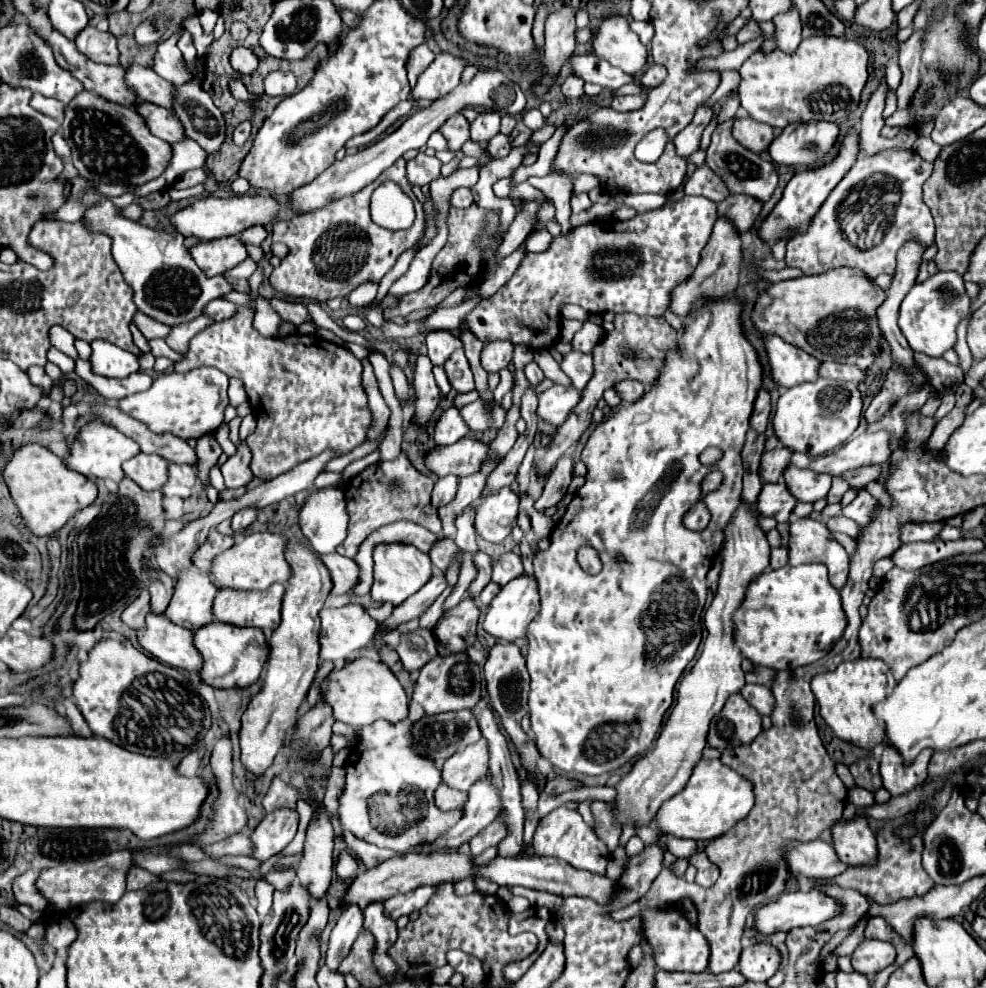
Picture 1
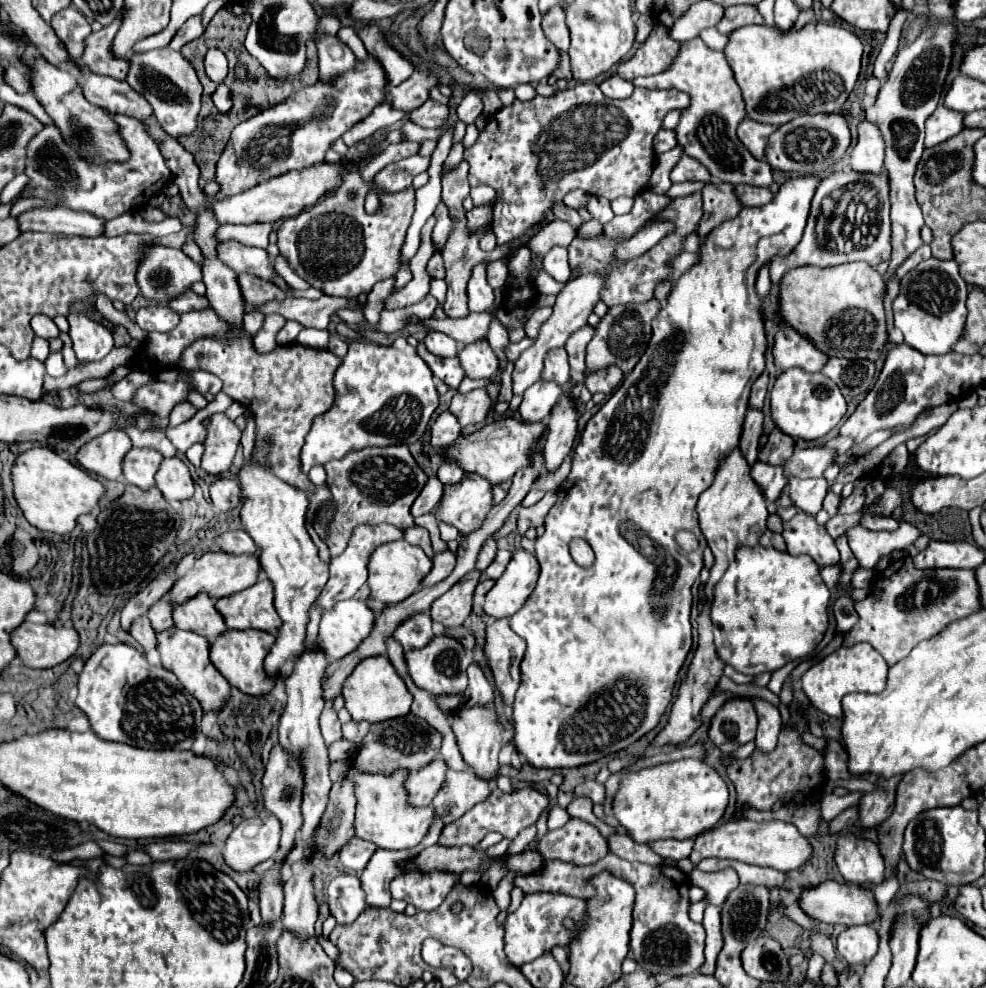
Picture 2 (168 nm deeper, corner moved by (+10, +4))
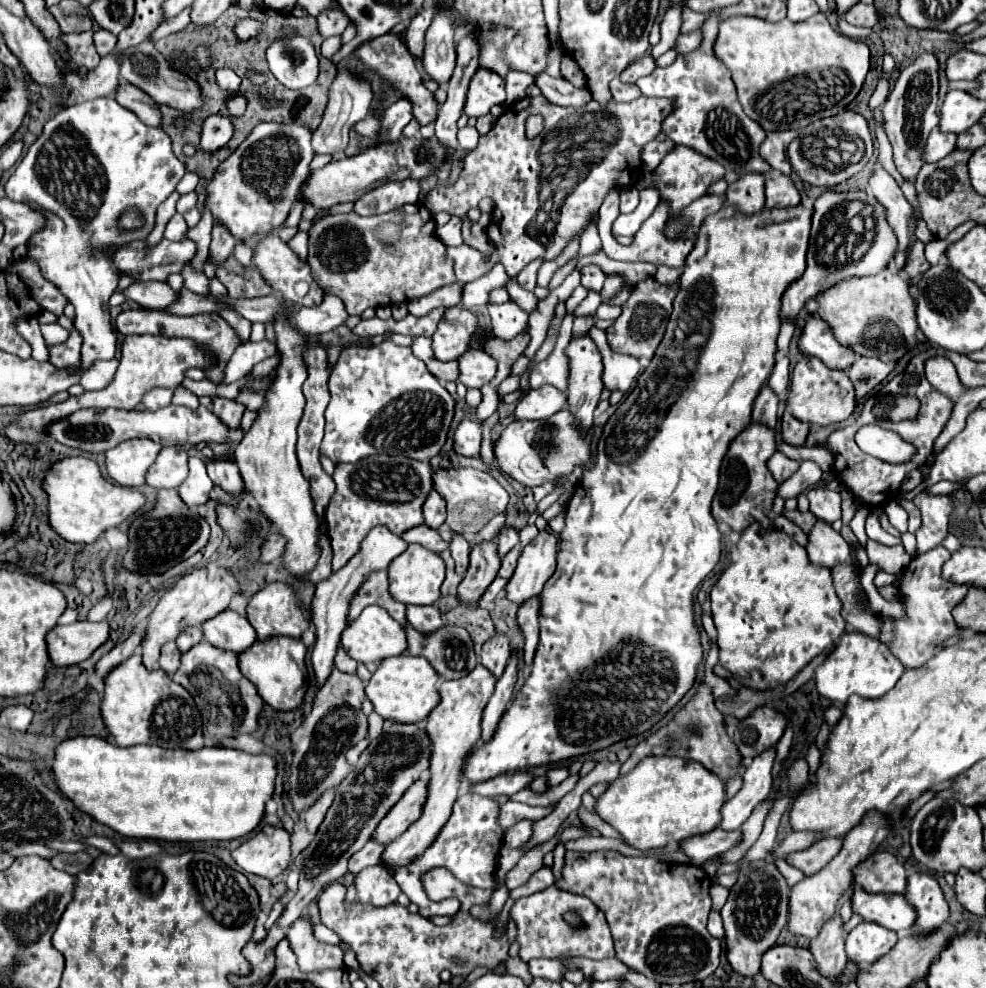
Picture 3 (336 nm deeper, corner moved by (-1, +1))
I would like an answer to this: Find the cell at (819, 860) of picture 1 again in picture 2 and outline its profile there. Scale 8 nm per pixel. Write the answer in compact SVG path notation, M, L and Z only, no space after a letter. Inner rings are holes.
M730 820L724 822L710 832L702 832L694 838L694 850L690 854L692 862L700 862L702 858L732 858L746 864L770 866L780 872L796 870L808 862L812 854L812 846L808 840L788 822L770 820L770 822L748 822L748 820Z

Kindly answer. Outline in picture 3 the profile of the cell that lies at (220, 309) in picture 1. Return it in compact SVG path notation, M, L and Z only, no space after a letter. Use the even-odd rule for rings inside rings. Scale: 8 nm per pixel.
M147 281L147 283L131 283L123 295L147 309L165 309L177 303L177 291L173 291L167 283Z

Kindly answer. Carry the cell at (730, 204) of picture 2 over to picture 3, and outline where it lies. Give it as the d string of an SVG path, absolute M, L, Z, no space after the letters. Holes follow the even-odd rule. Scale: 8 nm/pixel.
M749 173L741 175L735 183L727 187L725 193L725 205L737 207L743 215L753 215L755 211L761 211L765 205L765 193L763 193L763 175Z

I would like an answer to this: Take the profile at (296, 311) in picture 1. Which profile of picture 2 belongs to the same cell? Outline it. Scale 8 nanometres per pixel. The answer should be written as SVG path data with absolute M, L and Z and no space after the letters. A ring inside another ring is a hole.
M238 274L238 286L242 290L242 298L249 304L284 300L284 296L286 296L286 292L280 290L274 282L254 278L250 274Z

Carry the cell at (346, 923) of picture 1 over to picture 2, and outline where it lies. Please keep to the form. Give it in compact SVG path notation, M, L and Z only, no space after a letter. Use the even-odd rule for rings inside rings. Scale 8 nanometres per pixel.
M356 874L336 876L328 886L328 904L338 924L350 924L366 908L366 894L360 878Z

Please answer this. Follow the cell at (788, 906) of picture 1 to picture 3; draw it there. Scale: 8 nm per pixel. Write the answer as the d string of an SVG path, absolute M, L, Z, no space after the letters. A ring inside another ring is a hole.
M861 887L853 891L851 907L853 913L861 915L863 921L877 923L891 931L911 929L917 917L915 909L905 901L903 895L869 895Z

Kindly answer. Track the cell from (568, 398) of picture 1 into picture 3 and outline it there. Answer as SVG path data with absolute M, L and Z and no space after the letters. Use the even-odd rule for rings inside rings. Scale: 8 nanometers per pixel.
M539 387L529 391L527 395L523 395L515 407L515 417L517 419L531 419L531 421L539 421L539 419L549 419L551 415L555 415L557 411L561 411L561 407L567 403L567 395L563 391L559 391L557 387Z

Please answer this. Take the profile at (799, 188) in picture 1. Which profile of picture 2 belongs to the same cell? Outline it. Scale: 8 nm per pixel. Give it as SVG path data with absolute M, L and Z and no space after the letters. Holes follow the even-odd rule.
M802 176L802 178L790 178L780 186L780 192L774 196L774 200L766 206L760 208L742 208L742 212L716 226L700 244L698 252L698 264L694 264L690 270L686 270L678 282L672 286L672 292L666 298L666 306L658 312L658 316L652 322L652 338L642 354L640 362L634 366L634 370L624 378L622 386L610 396L610 400L588 420L580 442L574 448L572 454L572 472L570 476L560 484L556 490L556 504L550 508L546 516L546 532L544 536L536 538L536 558L540 562L540 578L534 588L534 592L528 596L524 606L510 618L510 626L518 636L522 636L528 644L526 656L520 664L520 674L522 682L516 692L516 700L512 704L512 720L514 720L514 748L518 754L526 758L528 764L536 768L574 768L582 764L596 762L608 754L620 752L628 748L632 742L636 742L640 736L650 732L652 728L658 726L660 716L664 714L666 706L672 700L672 690L678 680L678 672L692 648L692 624L690 624L690 608L692 608L692 594L690 588L694 580L700 576L700 570L704 568L704 548L706 548L706 538L700 532L698 526L698 514L696 514L696 502L698 496L710 486L710 480L714 480L714 468L718 466L718 460L722 458L722 452L730 452L734 444L738 444L740 434L742 434L742 424L744 416L748 410L748 398L750 398L750 388L754 380L764 372L766 366L766 350L768 350L768 340L766 340L766 330L764 330L764 314L762 314L762 300L756 294L756 276L758 270L774 256L788 256L796 244L802 238L806 218L810 212L810 200L814 196L814 188L818 186L818 178L812 176ZM680 530L690 530L696 532L700 548L694 552L684 552L674 536ZM574 538L584 538L590 548L594 550L594 564L590 568L580 568L572 556L570 556L570 542ZM630 688L638 688L642 694L640 698L630 696Z

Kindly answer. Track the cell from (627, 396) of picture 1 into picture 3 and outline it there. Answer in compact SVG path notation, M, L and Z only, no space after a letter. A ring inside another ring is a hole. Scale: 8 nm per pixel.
M593 327L589 331L589 337L593 339L593 343L597 343L597 349L603 357L603 385L609 391L621 391L627 393L631 389L631 383L635 381L635 377L639 375L639 361L635 357L629 355L617 355L609 349L607 341L605 341L605 331Z

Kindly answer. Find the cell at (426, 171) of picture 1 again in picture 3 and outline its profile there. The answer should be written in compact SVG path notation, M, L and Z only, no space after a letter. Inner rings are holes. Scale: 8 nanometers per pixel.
M417 179L381 183L355 201L355 211L359 215L389 213L405 203L415 203L419 197L419 191L421 191L421 181Z

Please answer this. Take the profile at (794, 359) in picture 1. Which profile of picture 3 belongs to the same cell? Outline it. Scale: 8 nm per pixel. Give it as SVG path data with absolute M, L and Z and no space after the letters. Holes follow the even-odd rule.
M811 317L805 323L797 345L803 355L817 355L817 359L821 359L827 367L833 369L845 371L855 361L855 353L849 347L843 347L839 341L835 341L827 323L823 323L819 317Z

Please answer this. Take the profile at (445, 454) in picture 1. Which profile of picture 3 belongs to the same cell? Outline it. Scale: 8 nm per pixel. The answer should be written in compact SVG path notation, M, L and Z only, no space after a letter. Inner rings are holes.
M561 409L545 421L509 423L503 429L501 437L495 441L495 457L501 471L505 471L509 477L513 477L525 487L537 487L571 473L575 465L591 457L591 449L585 443L585 435L575 427L575 421L569 411Z

